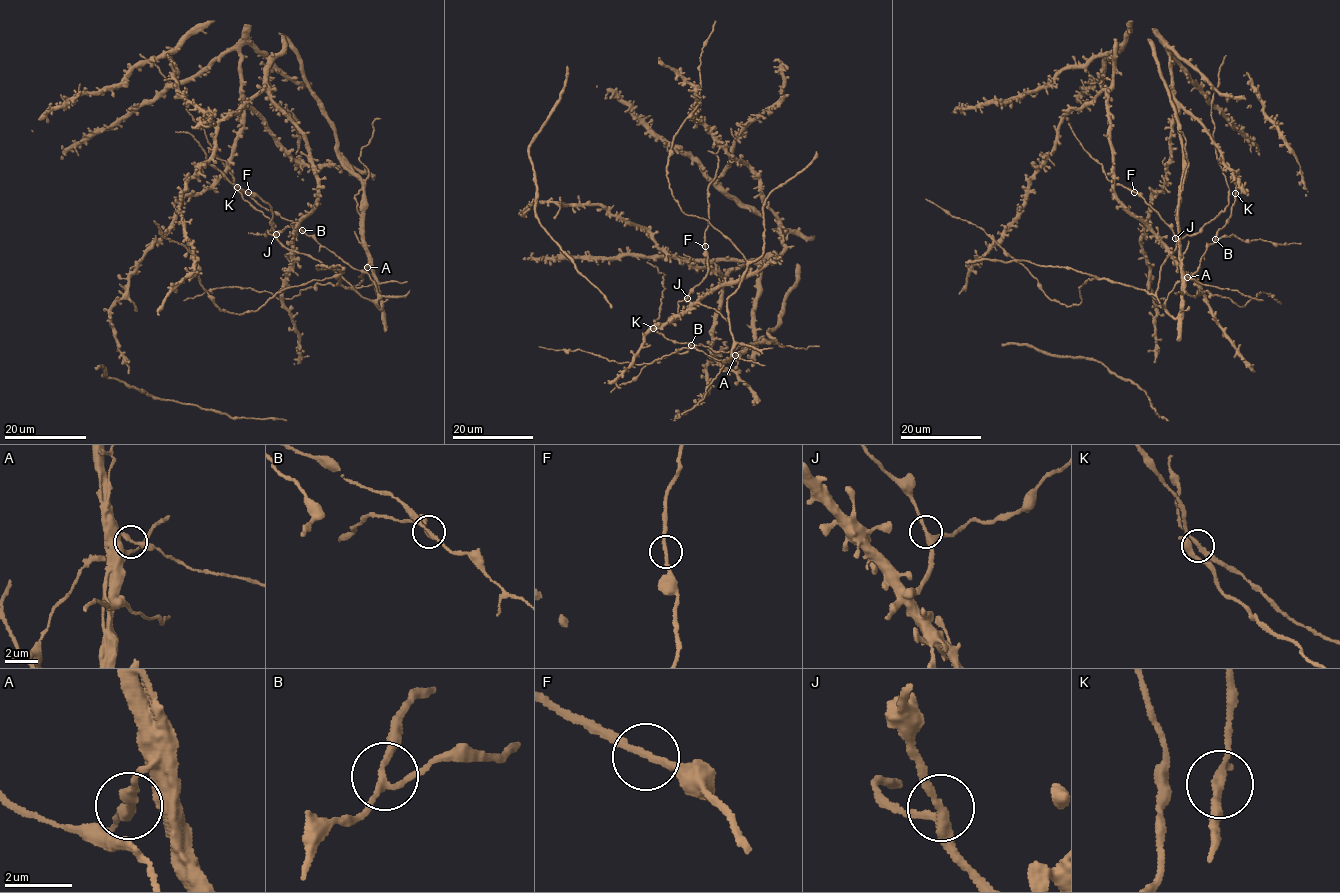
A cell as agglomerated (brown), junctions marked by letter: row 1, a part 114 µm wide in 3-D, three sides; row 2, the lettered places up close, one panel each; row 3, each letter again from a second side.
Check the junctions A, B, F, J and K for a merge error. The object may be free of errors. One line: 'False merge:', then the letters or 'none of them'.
False merge: none of them

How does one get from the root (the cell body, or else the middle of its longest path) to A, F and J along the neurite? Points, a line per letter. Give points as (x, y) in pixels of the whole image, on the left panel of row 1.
A: (207, 138), (234, 188), (269, 218), (269, 234), (332, 268), (380, 308), (377, 278), (367, 267)
F: (207, 138), (231, 174), (234, 188), (268, 217), (273, 228), (268, 231), (275, 235), (270, 206), (248, 192)
J: (207, 138), (231, 174), (234, 188), (244, 200), (268, 217), (273, 228), (269, 234), (276, 234)

